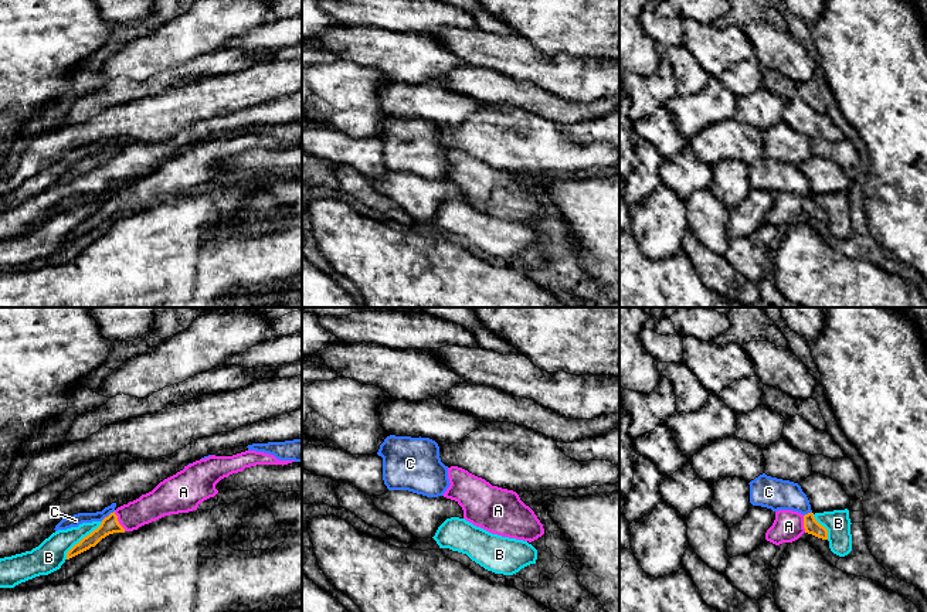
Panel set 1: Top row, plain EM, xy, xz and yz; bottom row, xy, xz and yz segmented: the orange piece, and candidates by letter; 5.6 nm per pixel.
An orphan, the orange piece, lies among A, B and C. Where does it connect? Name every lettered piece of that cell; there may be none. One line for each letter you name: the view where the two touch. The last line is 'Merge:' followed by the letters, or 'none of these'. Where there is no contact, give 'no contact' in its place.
A: meets orange in xy
Merge: A

